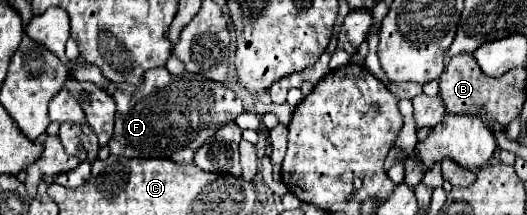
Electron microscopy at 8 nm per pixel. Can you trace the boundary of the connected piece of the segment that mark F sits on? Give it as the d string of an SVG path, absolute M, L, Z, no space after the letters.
M154 68L146 72L140 86L118 84L112 98L116 102L116 124L114 136L108 142L110 152L126 158L168 158L178 164L190 164L194 152L206 142L206 138L214 136L216 128L220 128L226 122L232 122L244 110L242 100L224 84L206 80L204 76L190 72L174 76L166 68Z

